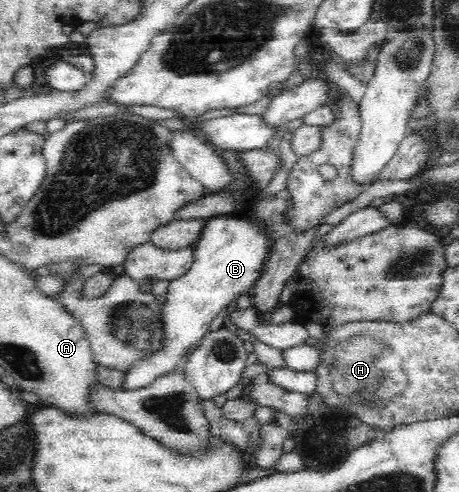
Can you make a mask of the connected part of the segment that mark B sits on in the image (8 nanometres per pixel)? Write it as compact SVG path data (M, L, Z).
M234 215L216 216L214 219L209 218L205 221L201 230L198 243L194 246L194 260L190 270L179 279L173 280L168 287L166 303L163 305L163 325L166 331L166 343L163 348L156 353L152 353L146 360L140 360L134 367L123 373L122 390L133 391L143 389L150 385L152 381L156 381L161 374L167 374L174 370L181 370L188 350L194 343L198 343L201 339L210 333L210 325L217 315L227 305L240 299L248 294L248 289L255 285L255 282L262 276L265 262L269 259L270 245L268 245L268 237L264 235L264 229L256 223L244 221L244 219L234 219Z

